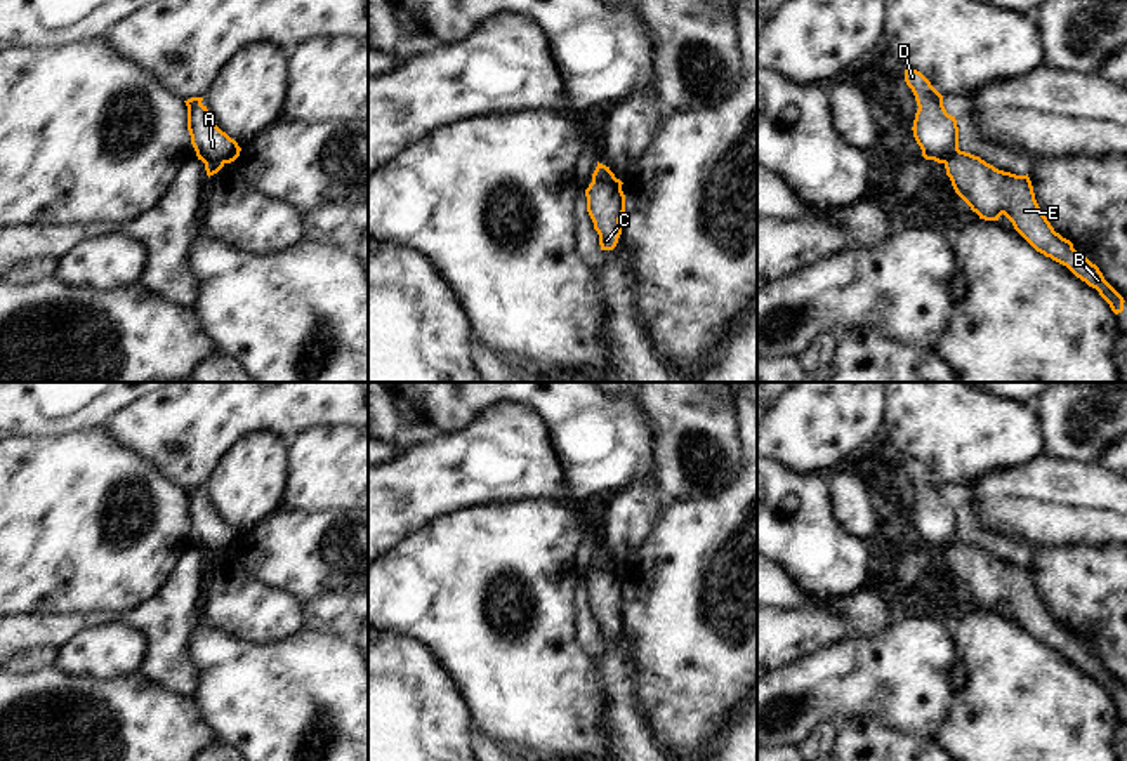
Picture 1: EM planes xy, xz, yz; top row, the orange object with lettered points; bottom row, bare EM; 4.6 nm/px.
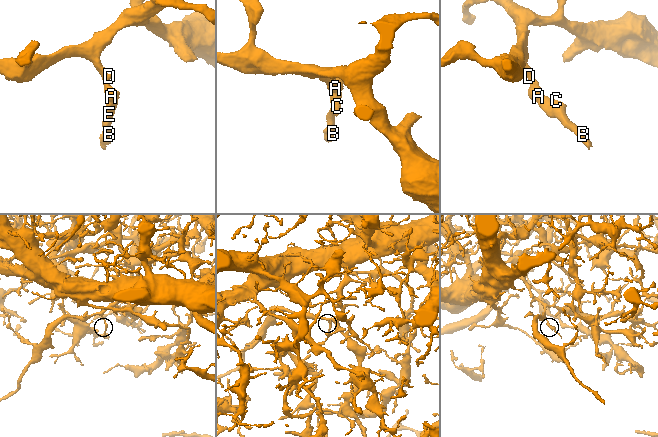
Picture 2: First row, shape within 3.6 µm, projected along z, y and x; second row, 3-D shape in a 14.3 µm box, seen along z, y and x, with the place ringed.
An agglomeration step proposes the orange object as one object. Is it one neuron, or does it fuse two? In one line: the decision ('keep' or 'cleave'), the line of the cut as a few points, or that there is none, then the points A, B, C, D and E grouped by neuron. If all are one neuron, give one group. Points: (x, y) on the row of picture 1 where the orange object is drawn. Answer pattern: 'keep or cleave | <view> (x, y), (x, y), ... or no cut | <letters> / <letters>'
cleave | xz (593, 179), (620, 186) | A D / B C E

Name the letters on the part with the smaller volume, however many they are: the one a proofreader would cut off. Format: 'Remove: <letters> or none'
Remove: B, C, E

